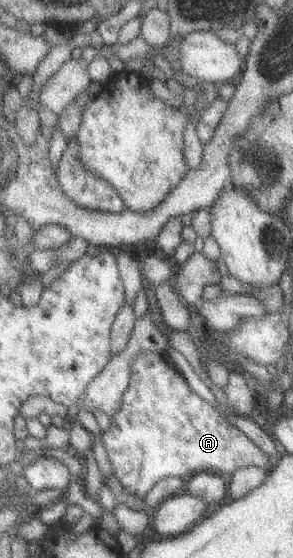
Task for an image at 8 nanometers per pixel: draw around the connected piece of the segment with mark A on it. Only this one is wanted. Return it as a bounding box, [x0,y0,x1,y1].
[101,351,270,499]

